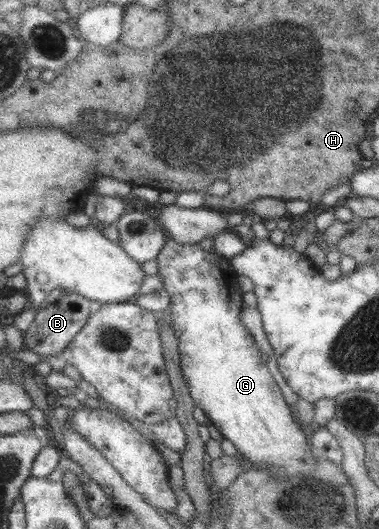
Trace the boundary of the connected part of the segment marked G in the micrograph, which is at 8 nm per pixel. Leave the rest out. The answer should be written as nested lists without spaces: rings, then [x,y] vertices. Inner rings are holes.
[[[170,234],[165,243],[164,249],[158,254],[158,274],[163,281],[164,290],[170,294],[171,298],[171,319],[172,328],[179,339],[179,351],[181,352],[181,366],[184,372],[190,393],[196,402],[196,406],[203,409],[208,414],[208,417],[212,420],[212,425],[216,426],[226,439],[230,440],[230,443],[234,444],[238,455],[240,455],[246,462],[250,461],[252,467],[267,467],[275,477],[294,477],[295,475],[308,475],[316,467],[315,457],[313,456],[311,445],[308,445],[308,438],[302,432],[300,423],[292,417],[292,411],[290,407],[284,403],[274,379],[270,377],[266,365],[262,363],[260,359],[260,351],[256,347],[256,340],[251,333],[246,331],[246,326],[242,323],[241,310],[243,309],[242,295],[237,282],[237,272],[234,271],[230,260],[223,255],[220,255],[215,249],[207,250],[200,245],[200,243],[185,244],[179,242],[176,238],[173,238]]]

